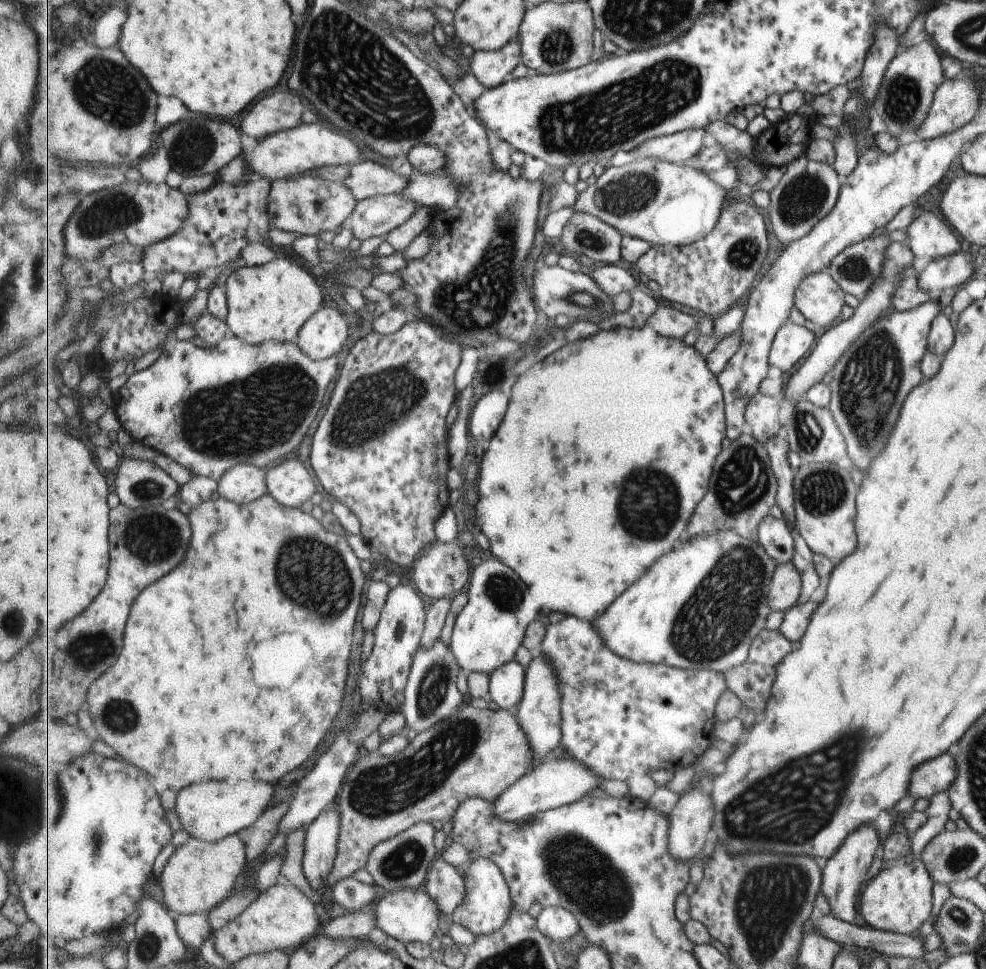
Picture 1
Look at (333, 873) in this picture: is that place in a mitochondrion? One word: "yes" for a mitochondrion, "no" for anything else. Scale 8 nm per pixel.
no

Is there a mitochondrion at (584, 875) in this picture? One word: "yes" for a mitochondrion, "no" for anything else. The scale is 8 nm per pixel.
yes

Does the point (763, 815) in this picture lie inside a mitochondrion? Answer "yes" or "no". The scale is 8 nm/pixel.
yes

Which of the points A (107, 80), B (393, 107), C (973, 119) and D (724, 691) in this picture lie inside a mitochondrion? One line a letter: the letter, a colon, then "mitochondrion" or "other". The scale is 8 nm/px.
A: mitochondrion
B: mitochondrion
C: other
D: other

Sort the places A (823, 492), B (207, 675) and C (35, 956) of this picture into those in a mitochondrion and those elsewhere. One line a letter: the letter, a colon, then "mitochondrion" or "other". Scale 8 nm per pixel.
A: mitochondrion
B: other
C: other

